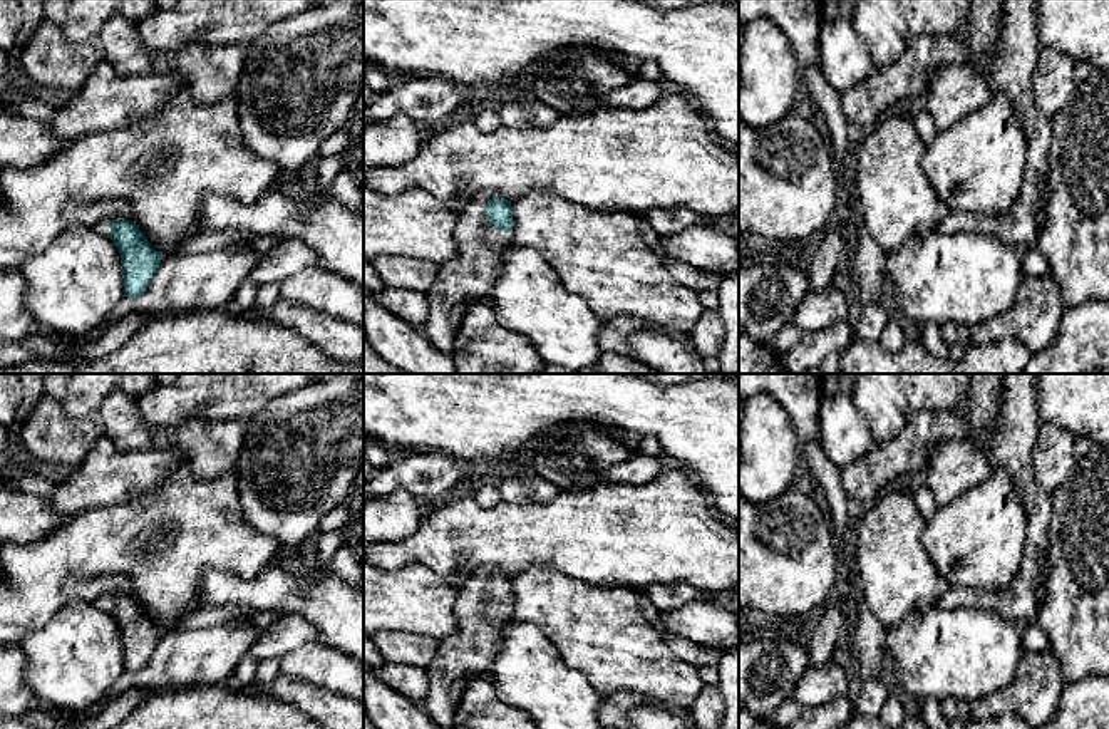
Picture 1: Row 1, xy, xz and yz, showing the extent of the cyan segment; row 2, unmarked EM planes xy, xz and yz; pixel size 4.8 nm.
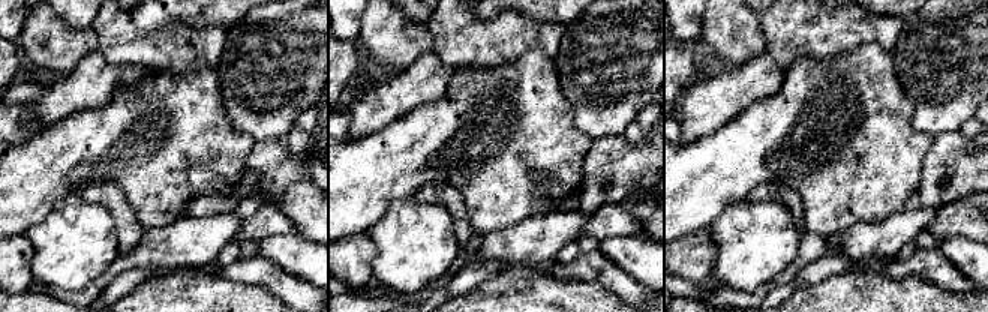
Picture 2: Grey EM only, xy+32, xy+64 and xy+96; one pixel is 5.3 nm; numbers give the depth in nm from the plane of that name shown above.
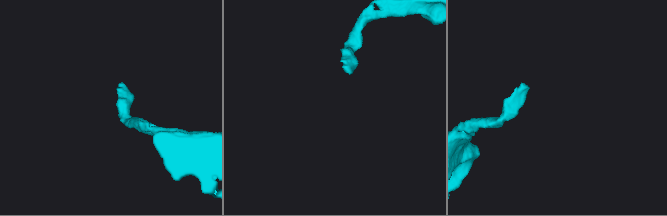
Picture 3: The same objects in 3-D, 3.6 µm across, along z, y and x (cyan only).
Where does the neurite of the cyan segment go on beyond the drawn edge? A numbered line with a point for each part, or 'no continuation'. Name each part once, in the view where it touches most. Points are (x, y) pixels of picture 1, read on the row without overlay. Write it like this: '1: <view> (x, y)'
1: xz (468, 652)

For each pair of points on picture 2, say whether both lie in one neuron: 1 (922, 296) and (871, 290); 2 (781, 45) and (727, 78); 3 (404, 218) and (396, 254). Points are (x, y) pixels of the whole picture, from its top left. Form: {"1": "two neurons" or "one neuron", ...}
{"1": "one neuron", "2": "two neurons", "3": "one neuron"}

